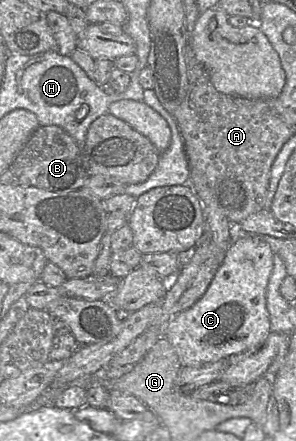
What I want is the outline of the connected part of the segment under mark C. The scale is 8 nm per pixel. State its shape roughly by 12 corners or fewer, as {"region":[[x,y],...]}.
{"region":[[233,241],[206,293],[148,326],[108,365],[161,338],[183,367],[255,350],[271,333],[273,257]]}

